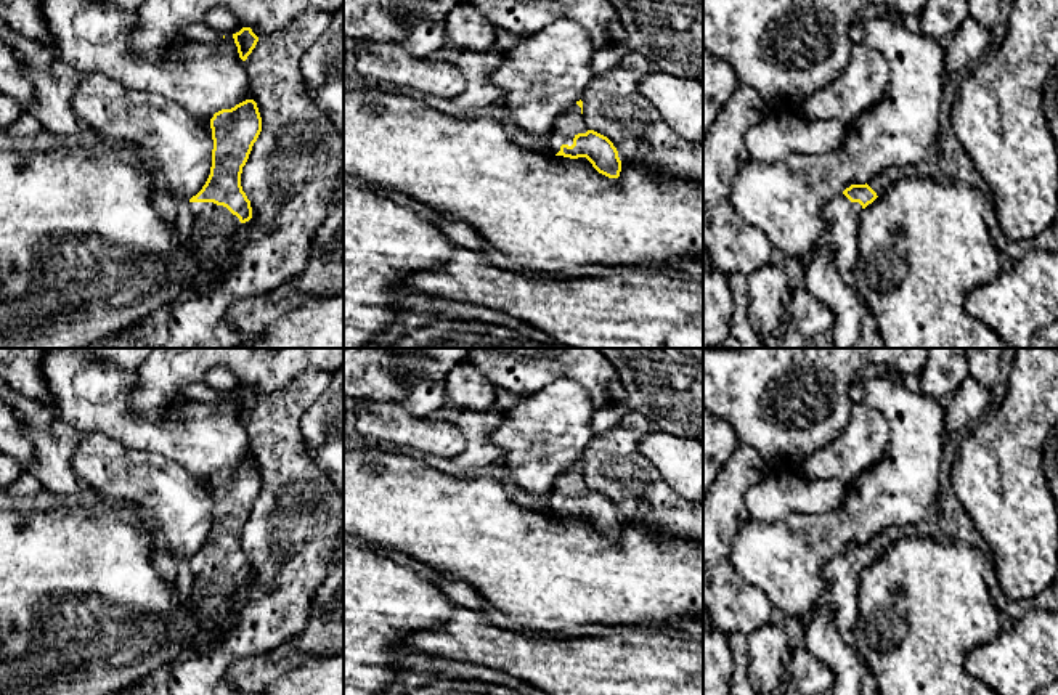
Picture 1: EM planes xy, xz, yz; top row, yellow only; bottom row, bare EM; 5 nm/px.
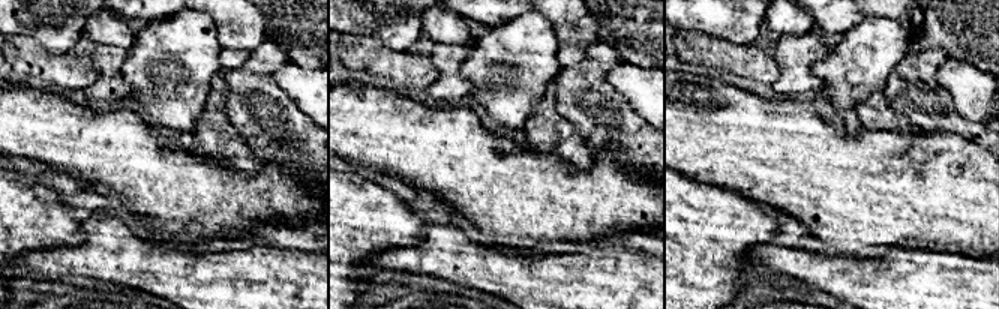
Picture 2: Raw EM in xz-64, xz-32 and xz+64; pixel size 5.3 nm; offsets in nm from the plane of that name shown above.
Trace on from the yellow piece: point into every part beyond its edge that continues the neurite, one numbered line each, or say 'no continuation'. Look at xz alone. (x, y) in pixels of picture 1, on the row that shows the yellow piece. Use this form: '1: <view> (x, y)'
1: xz (572, 122)

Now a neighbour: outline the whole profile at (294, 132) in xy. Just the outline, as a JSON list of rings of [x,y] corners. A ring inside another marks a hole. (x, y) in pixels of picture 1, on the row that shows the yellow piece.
[[[307,10],[287,27],[258,37],[244,61],[250,95],[262,117],[262,132],[242,167],[241,186],[250,201],[250,220],[268,226],[270,233],[244,244],[231,270],[214,286],[172,305],[169,337],[161,348],[199,348],[210,340],[231,303],[267,297],[307,268],[313,241],[329,215],[328,204],[344,169],[344,136],[311,101],[300,72],[303,53],[329,22],[331,14]]]

